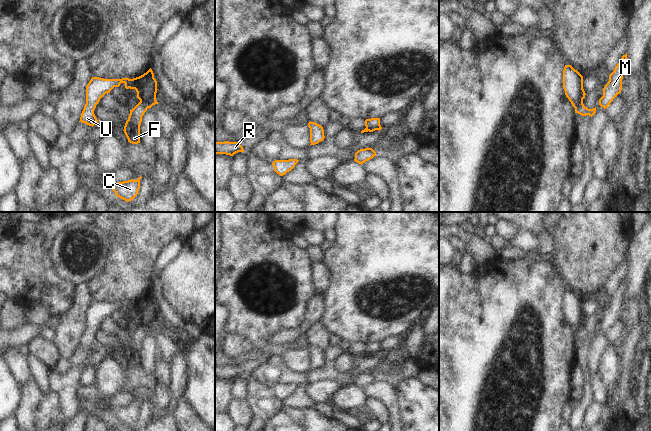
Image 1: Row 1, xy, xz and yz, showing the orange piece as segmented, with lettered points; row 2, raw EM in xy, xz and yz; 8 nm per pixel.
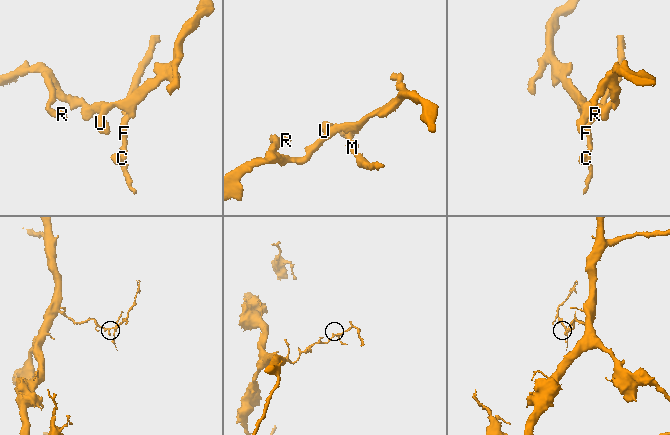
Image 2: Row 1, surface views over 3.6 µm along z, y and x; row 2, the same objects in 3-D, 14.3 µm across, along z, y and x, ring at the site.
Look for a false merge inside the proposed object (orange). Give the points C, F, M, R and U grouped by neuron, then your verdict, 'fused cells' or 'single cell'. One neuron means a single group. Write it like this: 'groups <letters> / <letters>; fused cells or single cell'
groups C F M / R U; fused cells

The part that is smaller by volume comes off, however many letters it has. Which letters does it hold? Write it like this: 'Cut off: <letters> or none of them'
Cut off: C, F, M

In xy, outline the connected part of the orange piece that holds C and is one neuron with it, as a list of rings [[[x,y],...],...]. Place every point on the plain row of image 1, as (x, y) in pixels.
[[[140,400],[137,404],[131,403],[116,408],[108,408],[108,410],[115,416],[117,421],[129,426],[137,420],[141,402]]]

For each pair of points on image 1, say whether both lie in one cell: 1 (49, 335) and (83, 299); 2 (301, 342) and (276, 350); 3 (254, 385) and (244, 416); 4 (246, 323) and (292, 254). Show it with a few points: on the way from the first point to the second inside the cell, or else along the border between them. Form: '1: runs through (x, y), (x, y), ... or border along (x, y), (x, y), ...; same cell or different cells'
1: border along (55, 330), (55, 339), (53, 341); different cells
2: runs through (295, 344), (282, 347); same cell
3: border along (245, 400), (251, 411), (252, 420); different cells
4: runs through (271, 316), (285, 313), (296, 304), (294, 279); same cell

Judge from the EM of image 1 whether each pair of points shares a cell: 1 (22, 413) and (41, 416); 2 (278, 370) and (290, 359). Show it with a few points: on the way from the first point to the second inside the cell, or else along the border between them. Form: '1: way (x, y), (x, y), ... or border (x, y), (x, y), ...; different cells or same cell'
1: border (43, 395), (33, 420); different cells
2: border (280, 356), (288, 367), (305, 373); different cells

